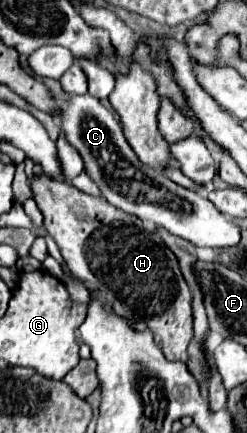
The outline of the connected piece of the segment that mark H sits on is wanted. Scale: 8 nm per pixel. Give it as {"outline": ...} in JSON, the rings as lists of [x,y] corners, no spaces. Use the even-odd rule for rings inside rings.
{"outline":[[[45,174],[33,176],[31,192],[41,214],[45,216],[45,230],[57,242],[71,274],[97,288],[103,300],[121,318],[129,322],[145,320],[147,328],[161,338],[161,350],[167,360],[187,362],[187,344],[194,330],[195,340],[205,354],[213,378],[207,396],[209,408],[219,412],[227,402],[227,390],[221,384],[221,376],[215,370],[207,346],[210,331],[203,305],[203,292],[192,270],[192,264],[197,260],[197,247],[170,234],[163,227],[157,226],[155,230],[158,234],[155,234],[151,222],[143,222],[131,214],[125,214],[123,210],[117,210],[105,202],[105,198],[89,196],[75,186],[53,180]],[[183,276],[194,290],[193,316],[191,292]]]}

